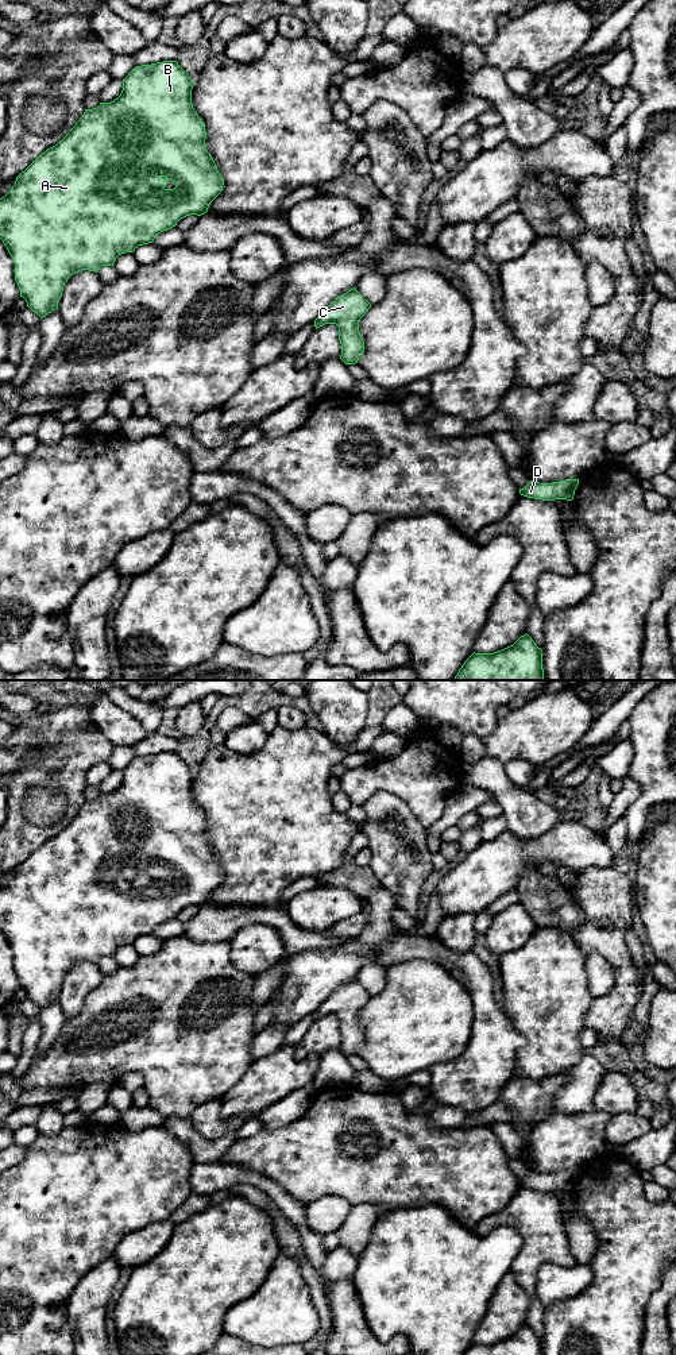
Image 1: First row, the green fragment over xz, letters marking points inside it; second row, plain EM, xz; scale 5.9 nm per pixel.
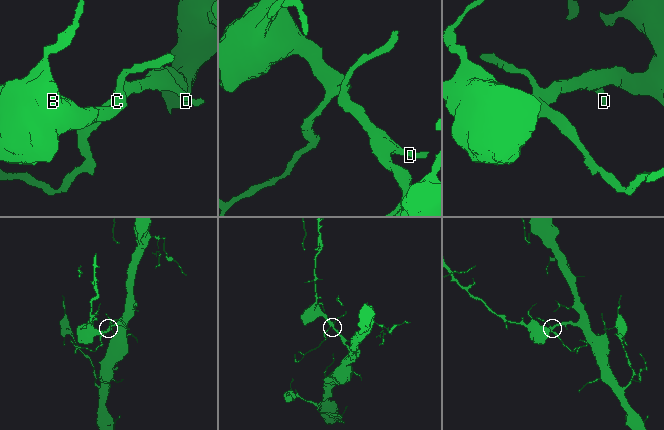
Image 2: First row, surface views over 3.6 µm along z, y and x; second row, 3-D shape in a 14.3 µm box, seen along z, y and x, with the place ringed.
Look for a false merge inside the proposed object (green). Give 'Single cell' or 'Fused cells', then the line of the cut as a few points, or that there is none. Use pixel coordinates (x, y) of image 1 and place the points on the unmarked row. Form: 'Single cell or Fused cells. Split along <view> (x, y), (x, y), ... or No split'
Single cell. No split

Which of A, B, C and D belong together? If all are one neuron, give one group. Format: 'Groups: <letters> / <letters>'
Groups: A B C D

